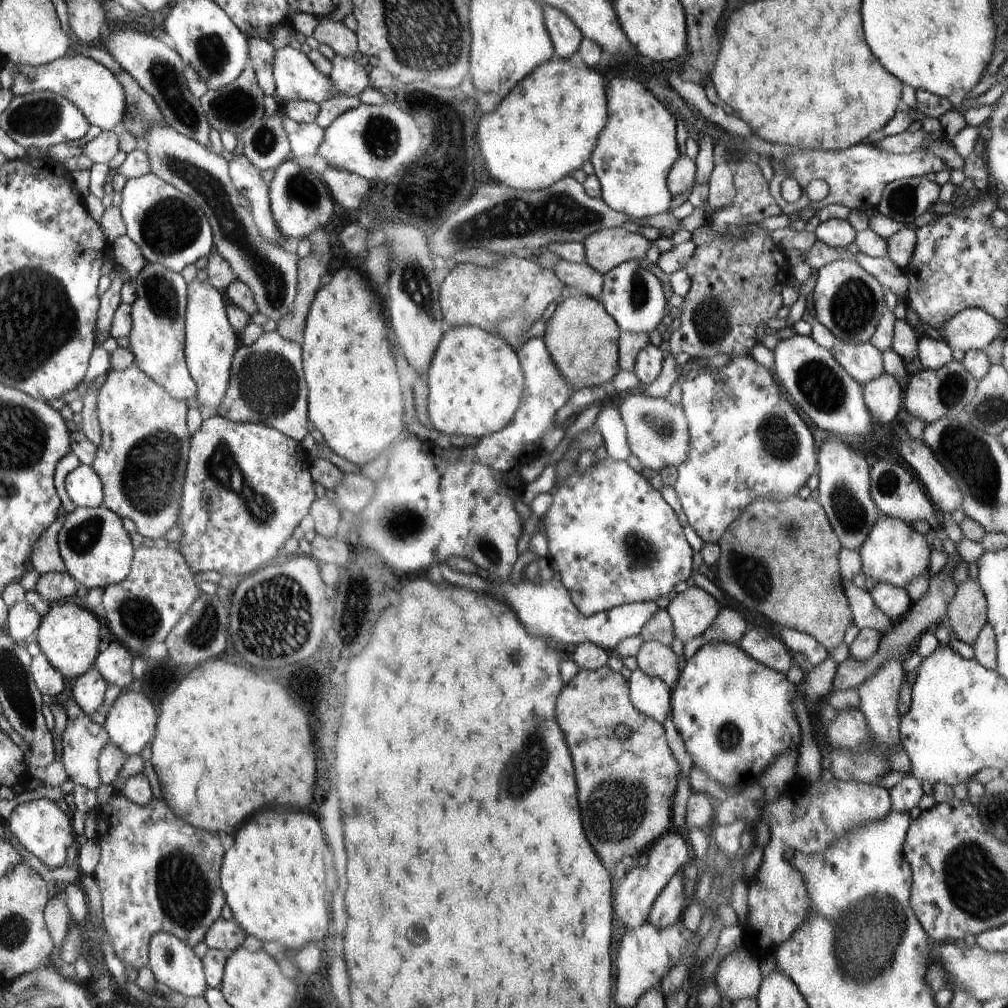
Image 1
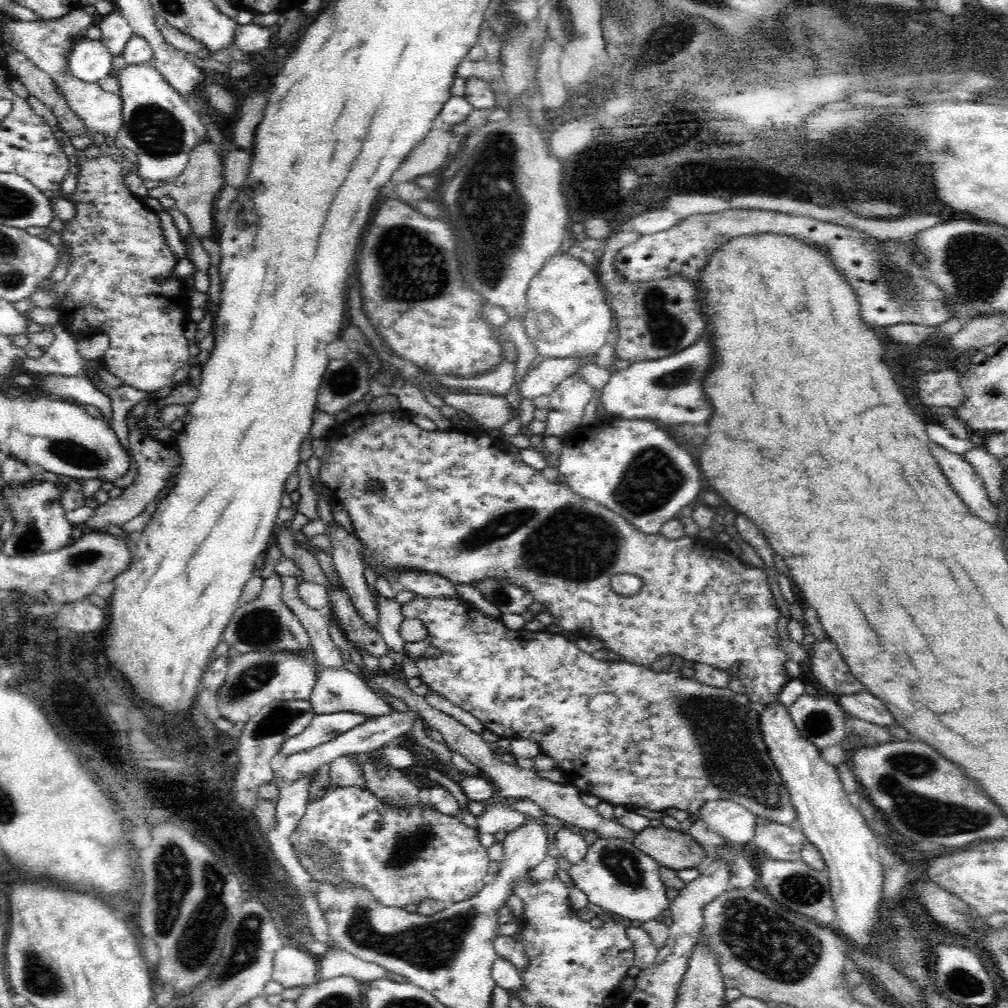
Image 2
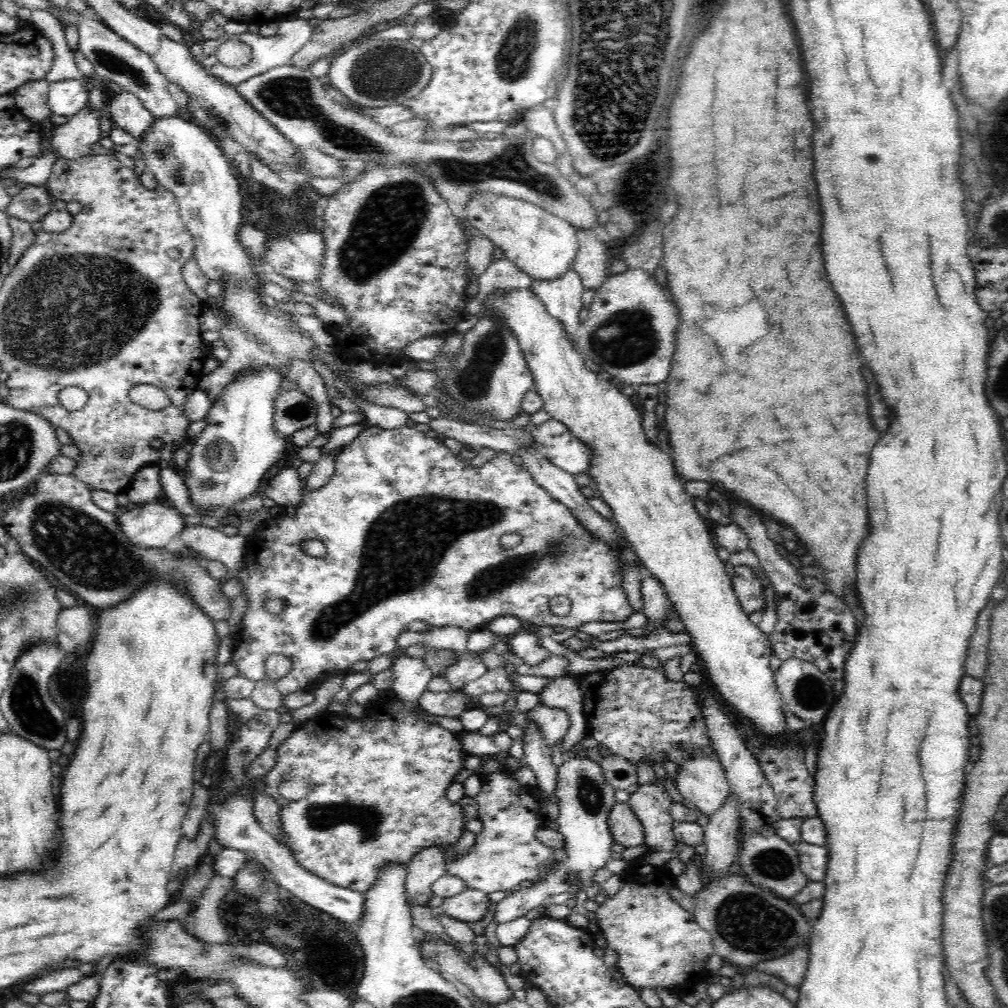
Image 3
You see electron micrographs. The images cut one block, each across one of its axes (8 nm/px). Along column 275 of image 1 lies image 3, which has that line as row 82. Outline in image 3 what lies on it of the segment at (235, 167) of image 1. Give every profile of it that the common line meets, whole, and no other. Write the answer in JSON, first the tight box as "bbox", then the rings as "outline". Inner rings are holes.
{"bbox":[199,17,314,87],"outline":[[[284,17],[281,19],[280,26],[278,26],[274,36],[265,37],[260,33],[255,34],[249,31],[237,35],[224,33],[220,38],[204,40],[202,44],[203,54],[199,61],[208,74],[219,78],[224,84],[236,87],[241,82],[246,82],[249,78],[264,74],[267,70],[277,66],[290,65],[294,53],[298,52],[310,40],[314,29],[310,25],[309,20]],[[226,41],[242,41],[248,44],[253,52],[250,62],[242,66],[235,66],[234,68],[222,64],[216,56],[216,51],[218,46]]]}

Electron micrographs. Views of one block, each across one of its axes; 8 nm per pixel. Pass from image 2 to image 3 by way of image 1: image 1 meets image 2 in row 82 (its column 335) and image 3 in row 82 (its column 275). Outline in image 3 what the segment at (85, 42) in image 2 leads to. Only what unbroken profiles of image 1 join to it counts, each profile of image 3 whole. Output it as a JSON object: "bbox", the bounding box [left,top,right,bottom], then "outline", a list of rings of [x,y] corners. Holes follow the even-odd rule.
{"bbox":[48,76,94,116],"outline":[[[84,76],[82,80],[58,80],[49,83],[48,106],[52,114],[74,116],[88,104],[89,90],[94,86],[93,80]]]}

